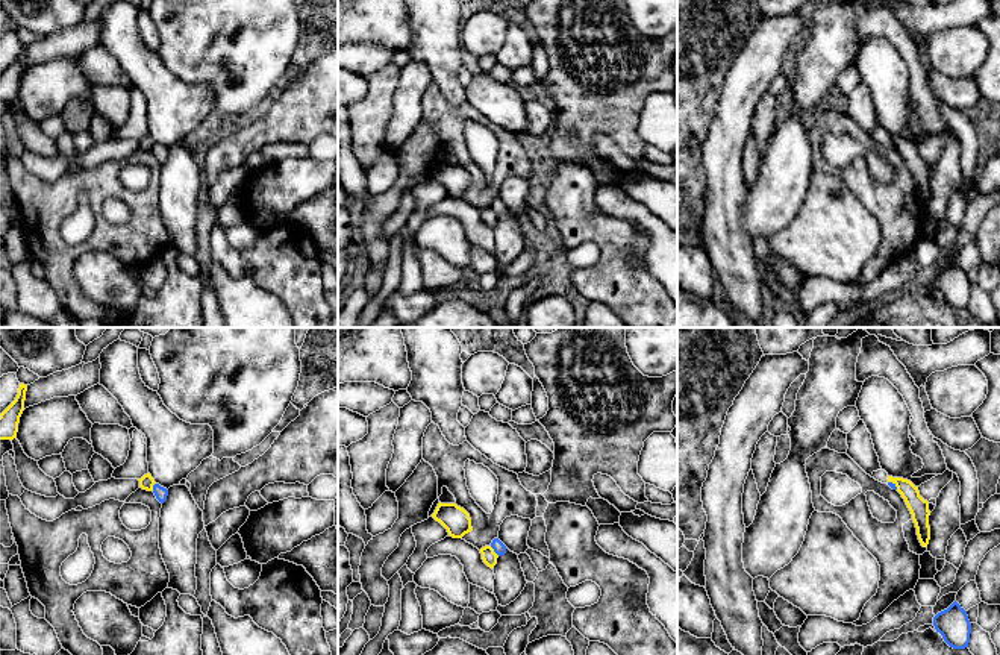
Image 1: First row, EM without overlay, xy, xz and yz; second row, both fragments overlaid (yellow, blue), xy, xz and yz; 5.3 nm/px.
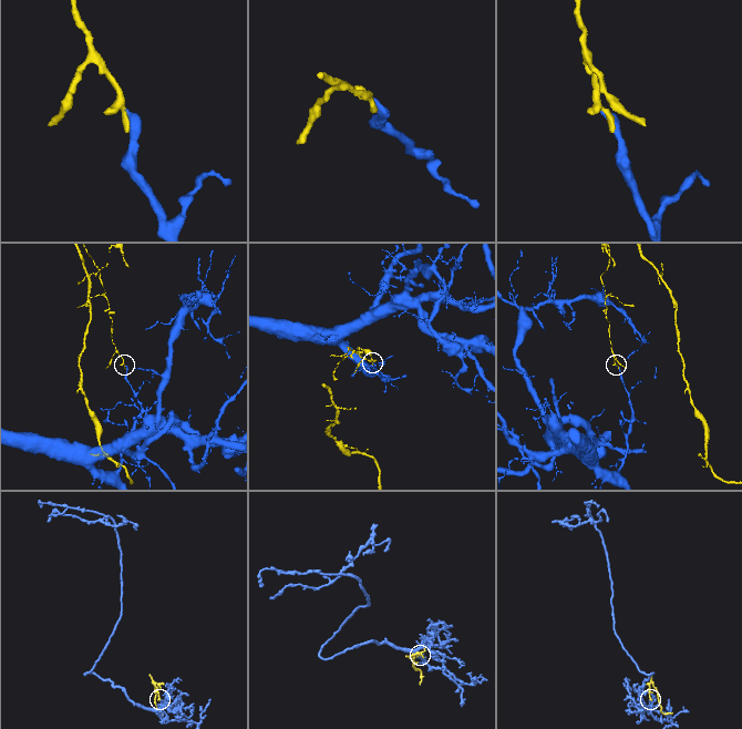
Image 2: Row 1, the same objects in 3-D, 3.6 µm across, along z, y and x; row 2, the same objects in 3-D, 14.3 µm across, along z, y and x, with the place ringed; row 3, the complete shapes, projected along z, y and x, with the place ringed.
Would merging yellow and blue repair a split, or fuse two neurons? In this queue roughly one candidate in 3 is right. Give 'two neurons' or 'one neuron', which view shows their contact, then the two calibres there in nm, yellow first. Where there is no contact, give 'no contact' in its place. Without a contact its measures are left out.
two neurons; contact in xz; calibres 80 and 70 nm

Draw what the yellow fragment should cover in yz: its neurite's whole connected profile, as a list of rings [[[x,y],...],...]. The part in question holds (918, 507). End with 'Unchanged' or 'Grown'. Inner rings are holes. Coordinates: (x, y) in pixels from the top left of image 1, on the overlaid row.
[[[888,476],[888,482],[892,482],[897,487],[897,491],[905,499],[912,514],[912,520],[917,528],[918,540],[923,547],[927,547],[929,540],[930,540],[929,502],[920,496],[918,487],[915,487],[908,479]]]. Unchanged

